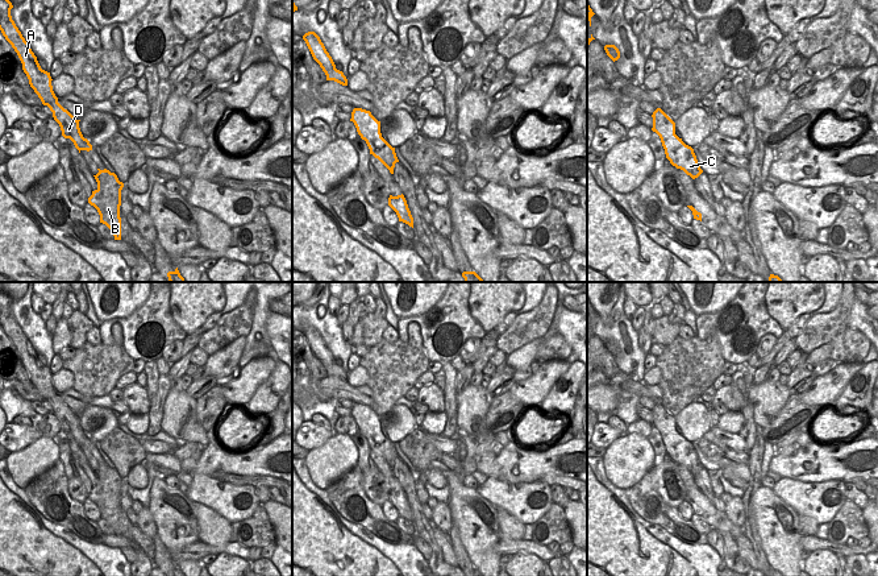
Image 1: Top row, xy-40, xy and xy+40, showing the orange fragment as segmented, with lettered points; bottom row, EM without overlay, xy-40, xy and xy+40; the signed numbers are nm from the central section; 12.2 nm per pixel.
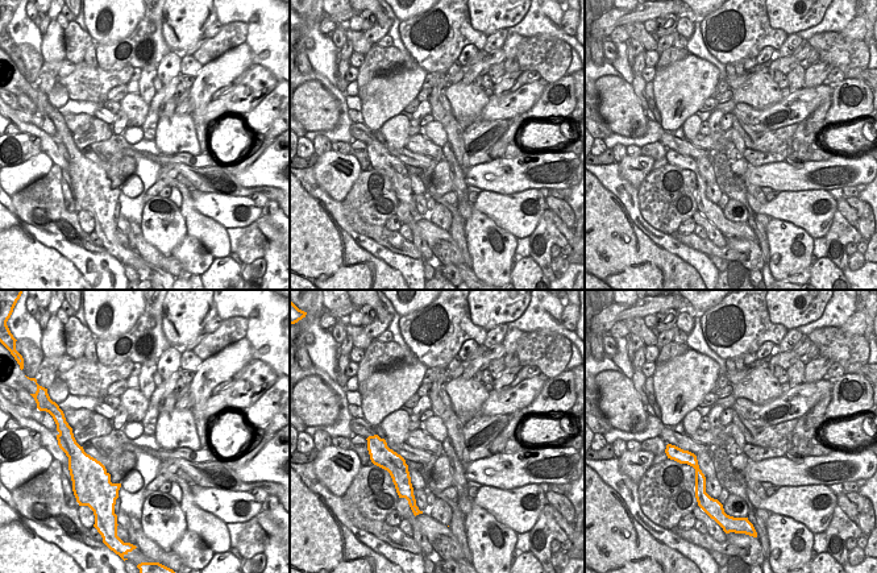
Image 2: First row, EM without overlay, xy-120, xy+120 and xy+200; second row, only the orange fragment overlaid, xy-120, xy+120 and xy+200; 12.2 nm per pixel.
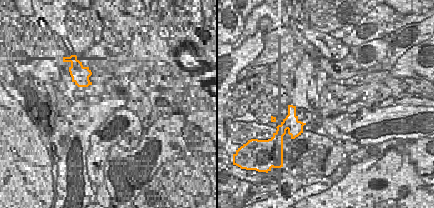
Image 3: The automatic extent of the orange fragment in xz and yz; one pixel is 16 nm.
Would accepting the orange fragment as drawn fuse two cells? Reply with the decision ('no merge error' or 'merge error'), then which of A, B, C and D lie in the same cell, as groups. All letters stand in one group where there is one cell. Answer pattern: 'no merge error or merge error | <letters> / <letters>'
merge error | A B D / C

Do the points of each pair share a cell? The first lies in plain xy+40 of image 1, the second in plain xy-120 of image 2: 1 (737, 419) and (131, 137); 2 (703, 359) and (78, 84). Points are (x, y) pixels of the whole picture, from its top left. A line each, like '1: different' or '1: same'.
1: same
2: same

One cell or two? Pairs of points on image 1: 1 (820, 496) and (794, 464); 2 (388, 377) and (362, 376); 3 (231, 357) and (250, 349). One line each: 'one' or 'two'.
1: two
2: two
3: two

